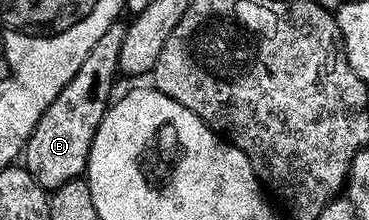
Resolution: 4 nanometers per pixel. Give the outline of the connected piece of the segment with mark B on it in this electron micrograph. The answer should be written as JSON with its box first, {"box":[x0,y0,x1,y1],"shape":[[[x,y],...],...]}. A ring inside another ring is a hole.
{"box":[22,19,125,191],"shape":[[[120,19],[106,27],[106,35],[102,35],[98,43],[90,45],[90,55],[82,59],[82,67],[78,67],[74,79],[70,79],[70,83],[66,83],[66,87],[58,91],[58,99],[54,99],[54,103],[46,107],[42,119],[38,119],[38,123],[32,128],[22,161],[28,174],[45,191],[62,187],[62,183],[67,181],[75,181],[87,170],[96,128],[102,123],[104,112],[113,96],[112,76],[117,76],[120,67],[120,48],[125,28],[125,22]]]}

